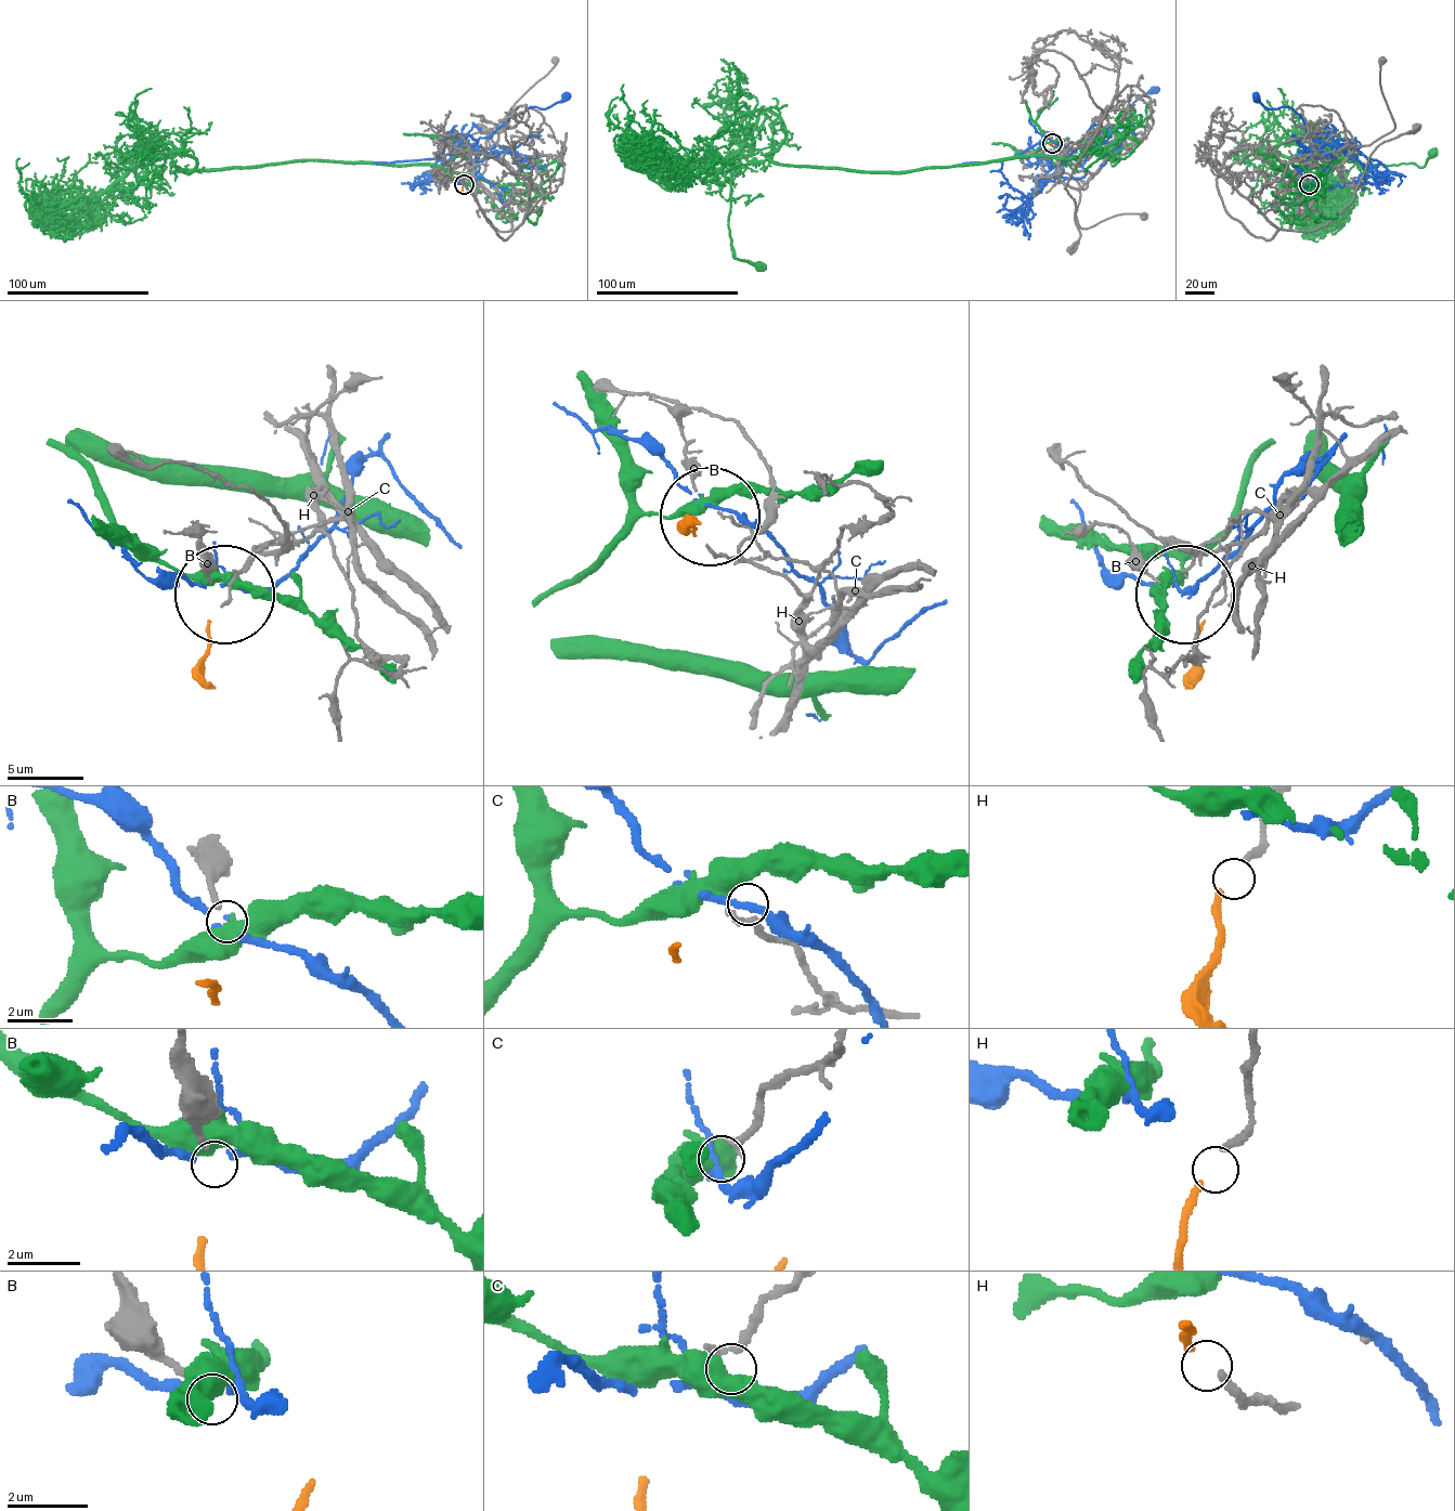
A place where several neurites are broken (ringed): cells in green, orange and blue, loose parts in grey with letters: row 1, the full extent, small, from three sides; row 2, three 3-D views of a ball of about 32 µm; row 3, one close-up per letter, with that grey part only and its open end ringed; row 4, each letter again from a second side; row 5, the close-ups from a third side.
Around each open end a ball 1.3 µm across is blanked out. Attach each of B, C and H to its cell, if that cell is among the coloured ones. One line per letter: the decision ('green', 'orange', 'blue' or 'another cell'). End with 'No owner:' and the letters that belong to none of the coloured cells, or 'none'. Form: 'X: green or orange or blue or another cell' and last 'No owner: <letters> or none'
B: blue
C: another cell
H: orange
No owner: C

